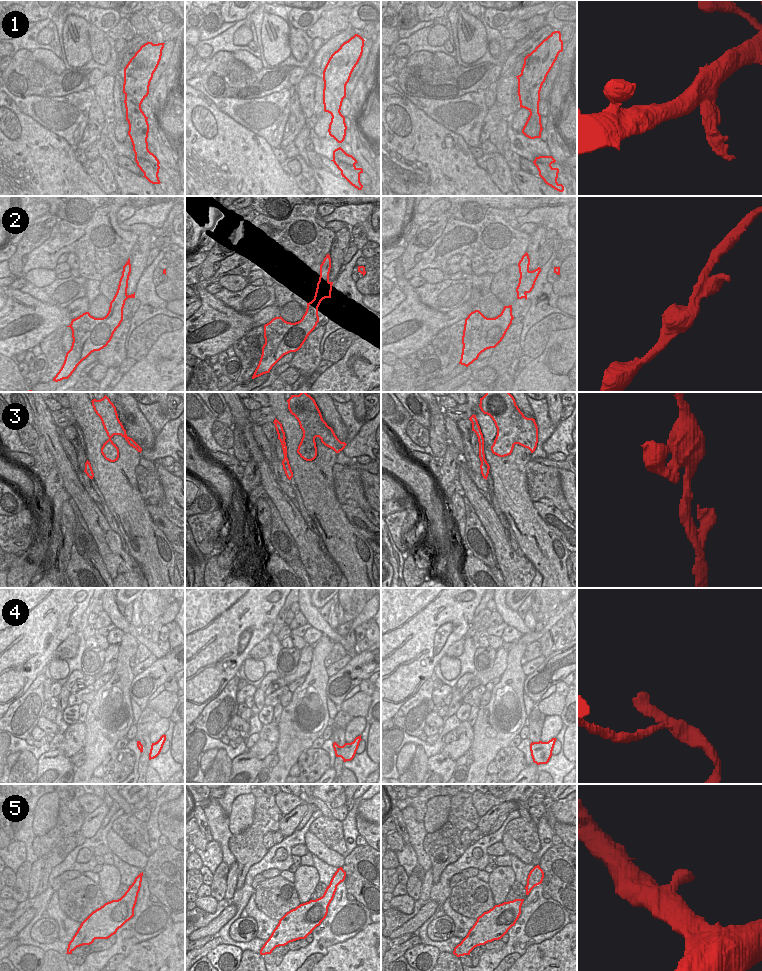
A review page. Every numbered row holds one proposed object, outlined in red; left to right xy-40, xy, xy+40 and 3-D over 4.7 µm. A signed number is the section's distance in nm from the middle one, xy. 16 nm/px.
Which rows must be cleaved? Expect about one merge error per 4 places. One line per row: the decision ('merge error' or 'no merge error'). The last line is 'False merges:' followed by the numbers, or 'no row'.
1: merge error
2: merge error
3: no merge error
4: no merge error
5: no merge error
False merges: 1, 2

